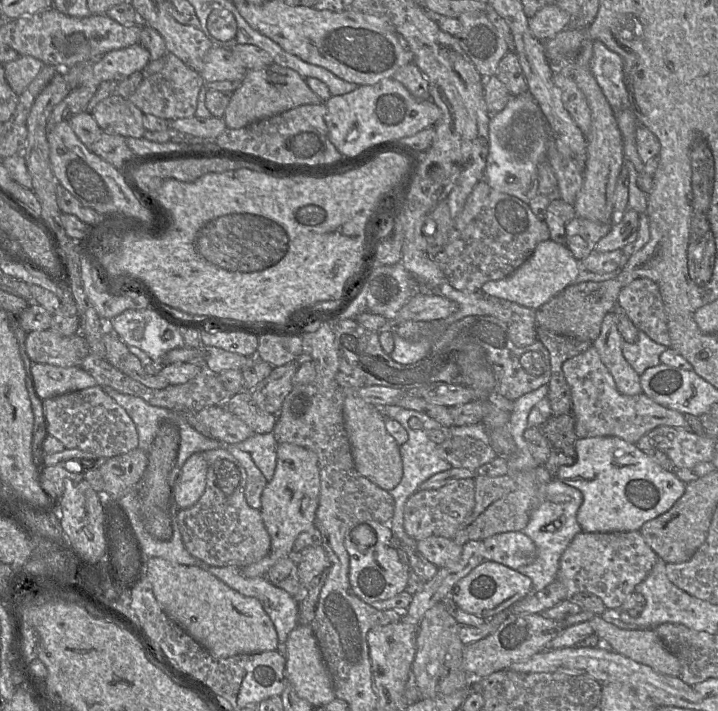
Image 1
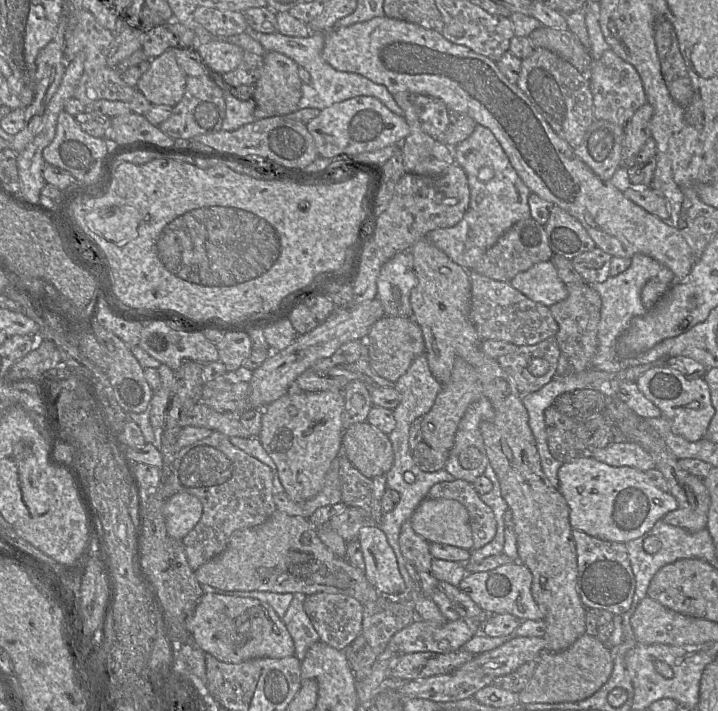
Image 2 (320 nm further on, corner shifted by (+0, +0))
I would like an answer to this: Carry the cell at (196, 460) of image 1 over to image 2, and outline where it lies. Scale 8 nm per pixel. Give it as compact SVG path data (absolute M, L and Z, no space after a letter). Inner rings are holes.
M179 492L171 496L163 506L168 535L177 541L182 541L197 525L202 511L202 503L192 494Z

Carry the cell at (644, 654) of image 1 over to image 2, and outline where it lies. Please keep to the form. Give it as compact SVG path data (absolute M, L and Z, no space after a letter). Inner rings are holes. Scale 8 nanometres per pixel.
M521 562L499 566L485 572L468 573L458 588L488 615L511 614L519 620L543 620L544 613L532 596L533 575Z

